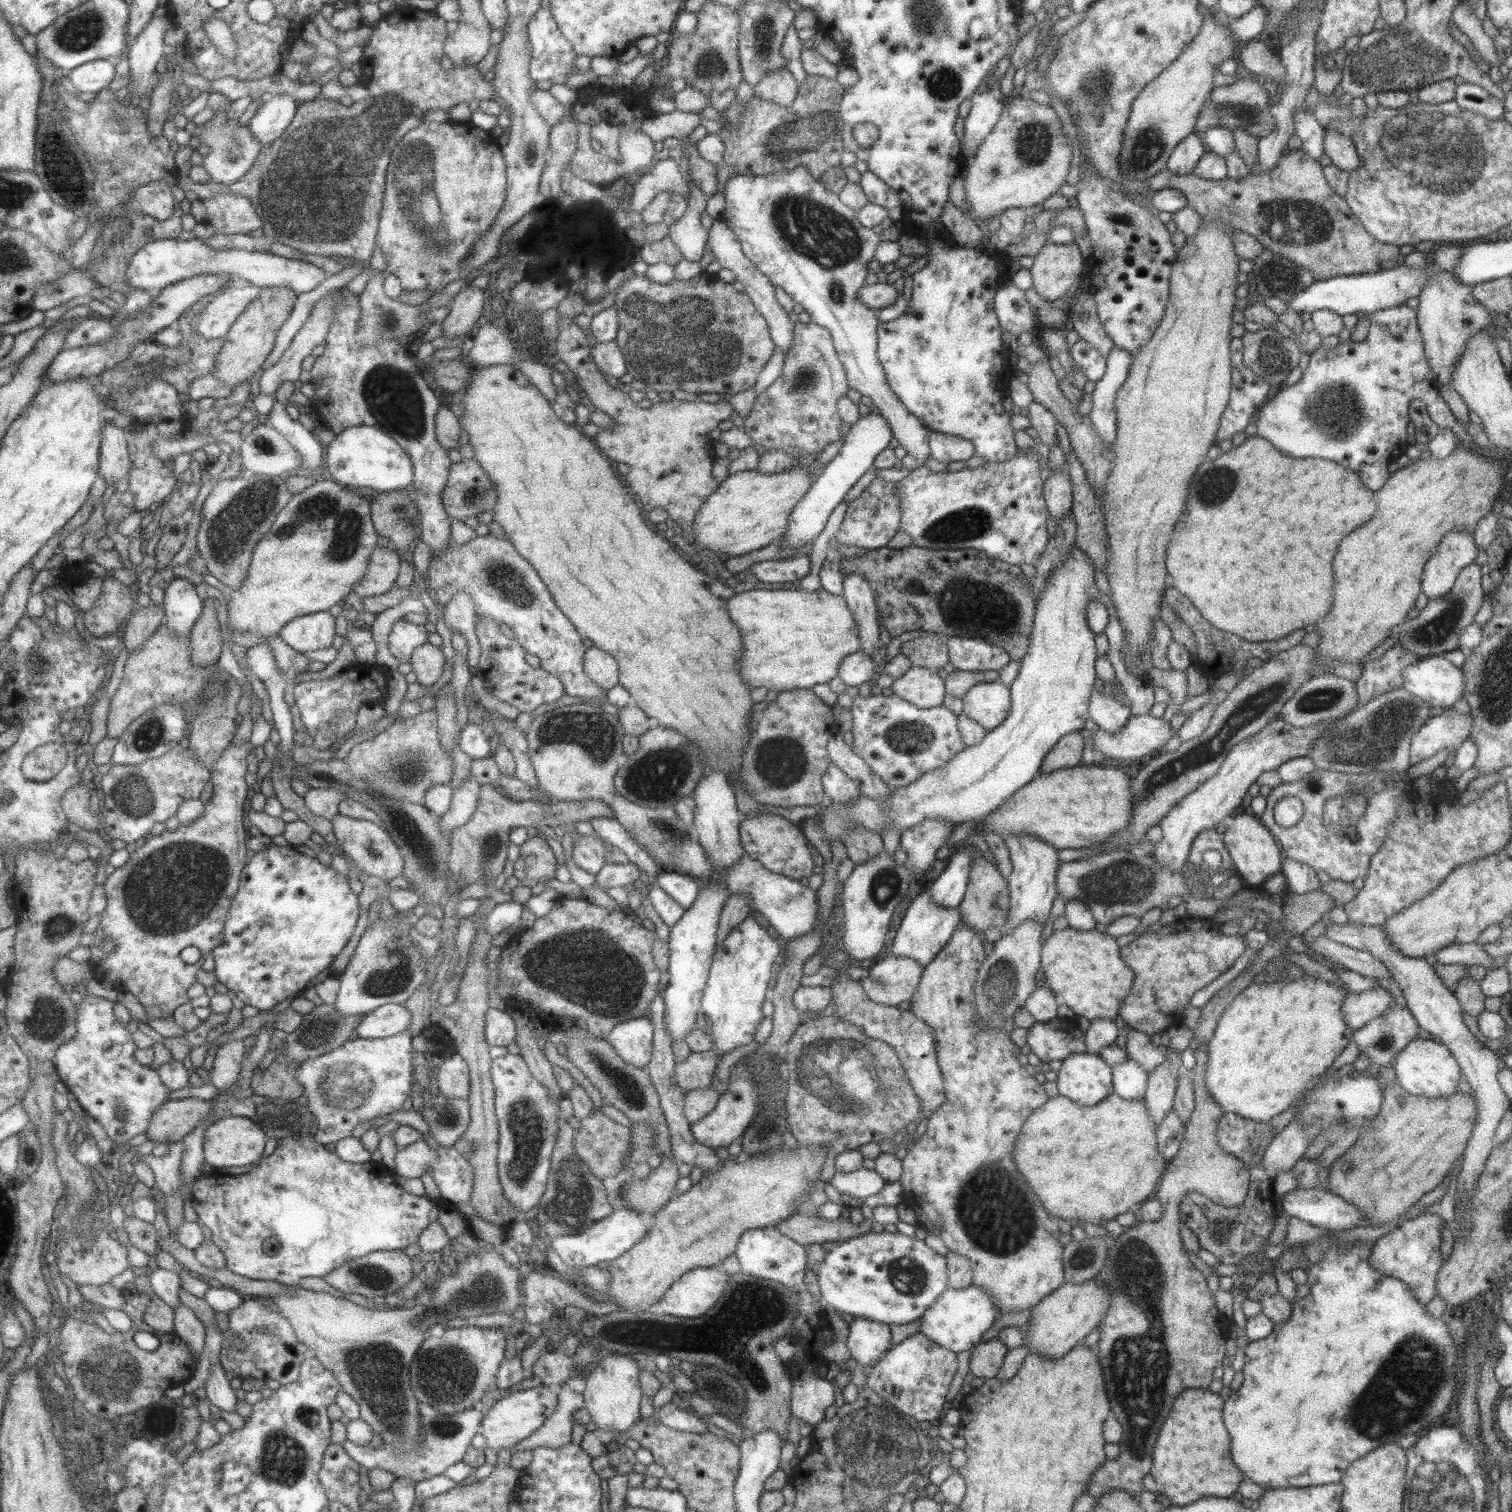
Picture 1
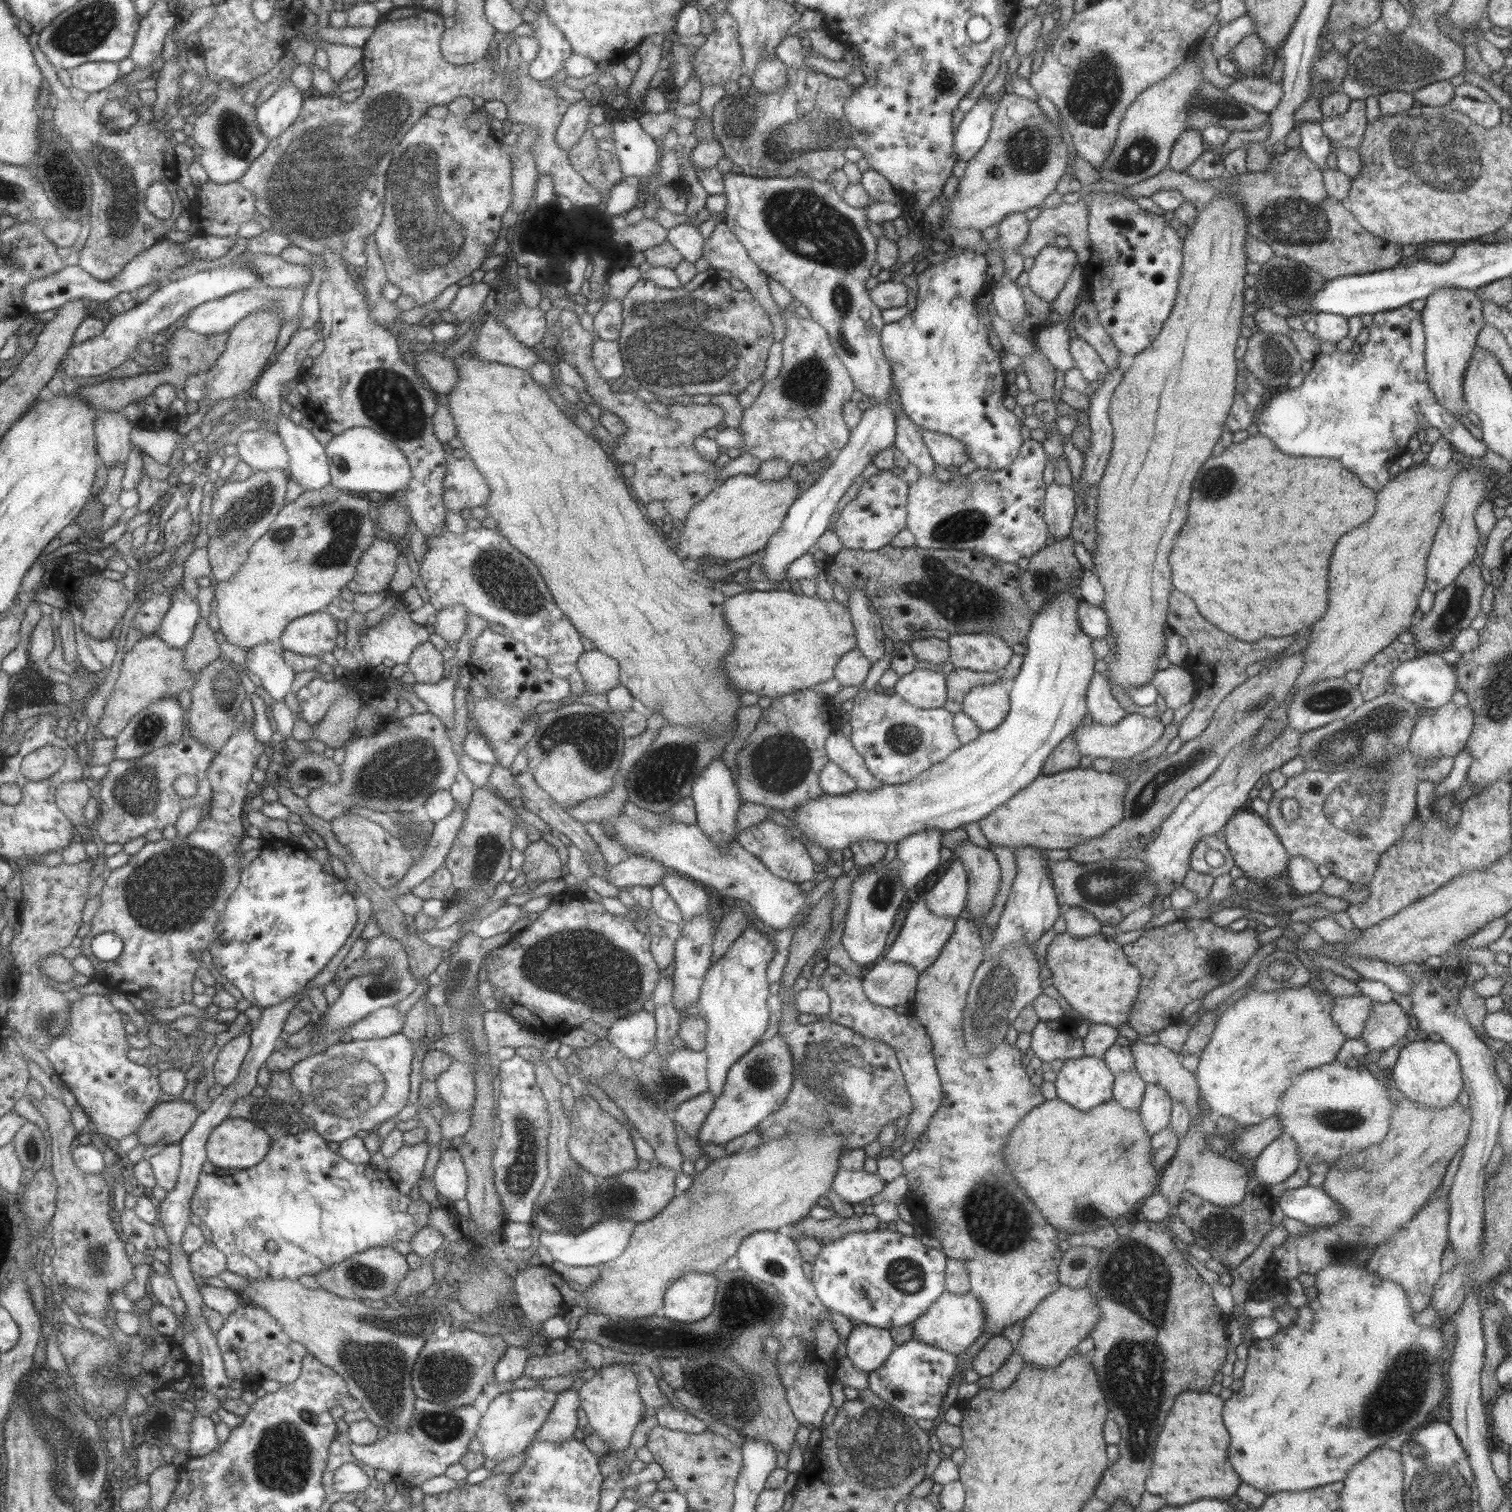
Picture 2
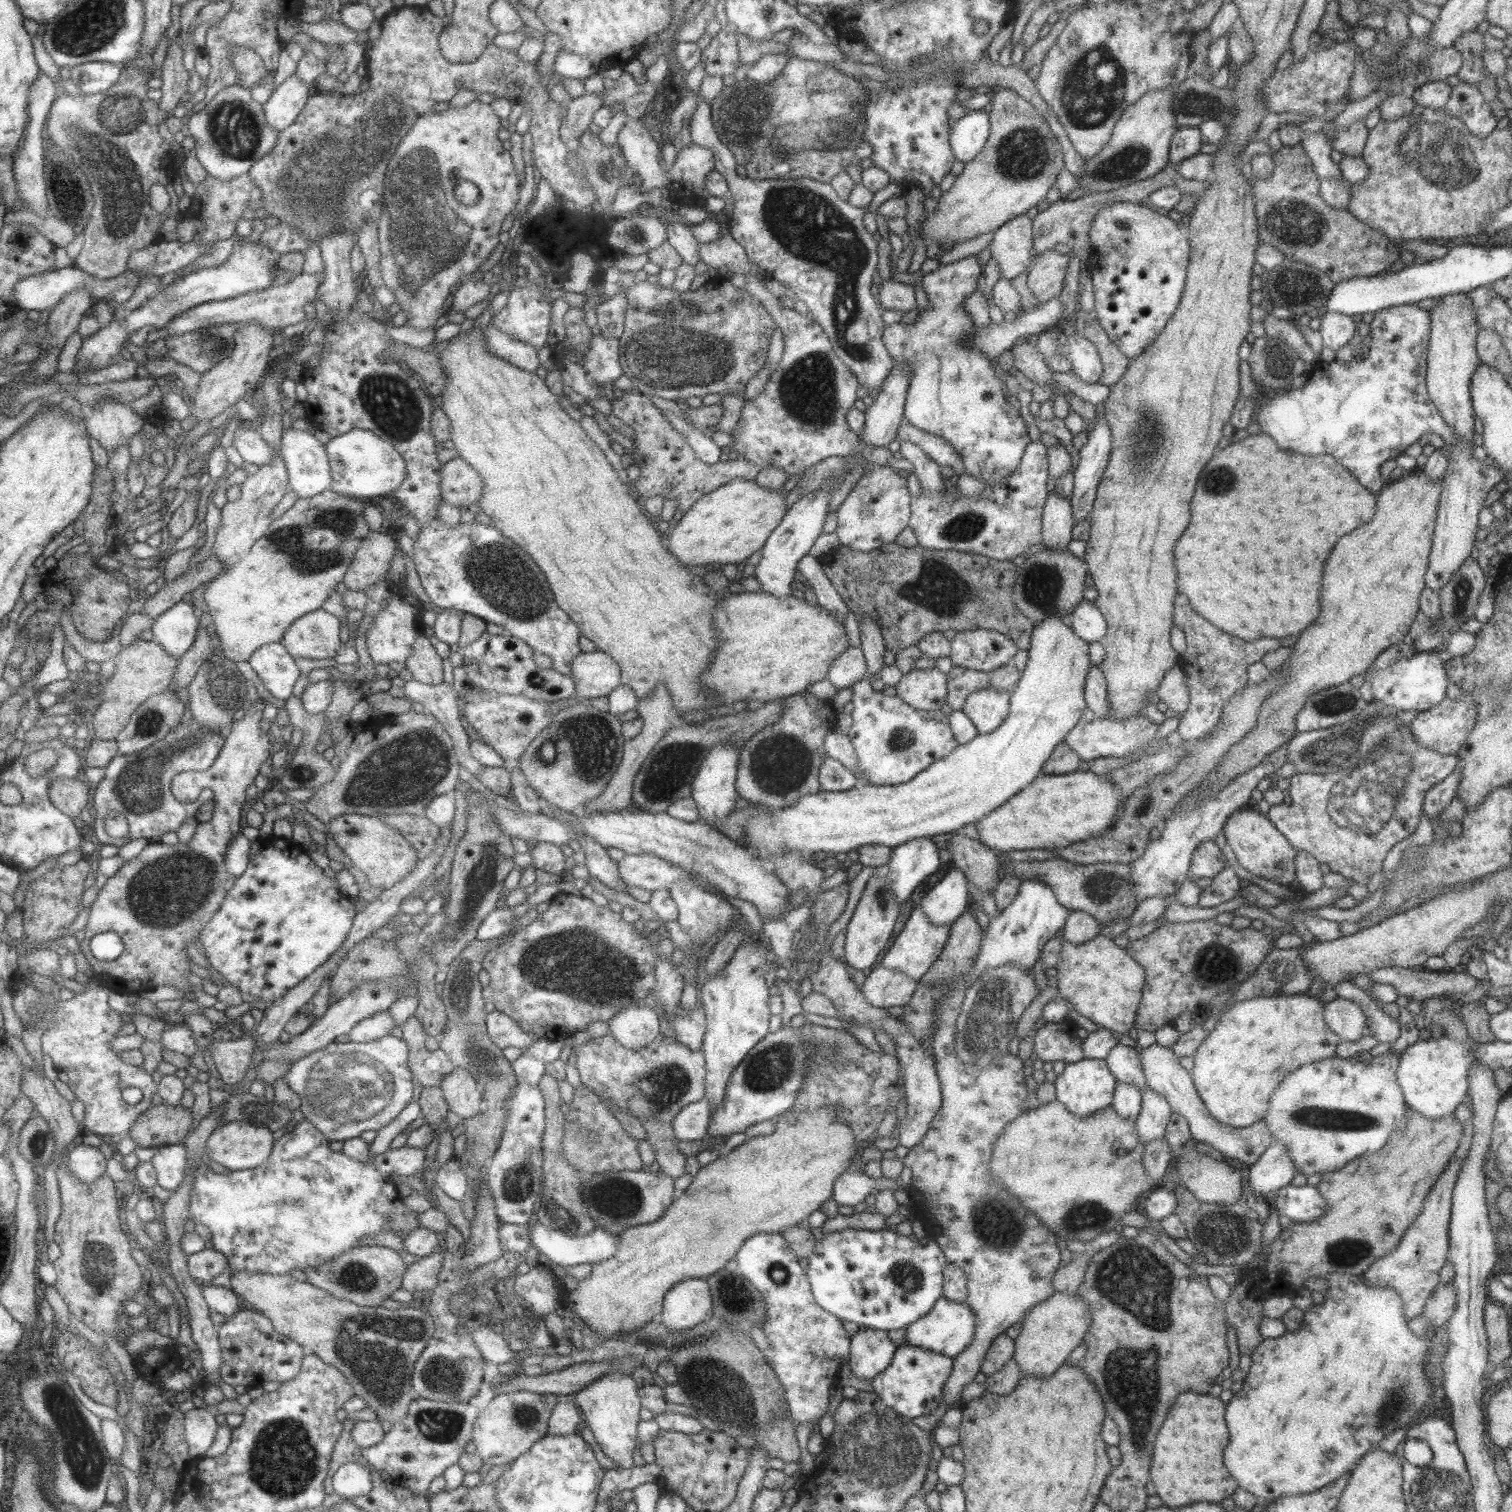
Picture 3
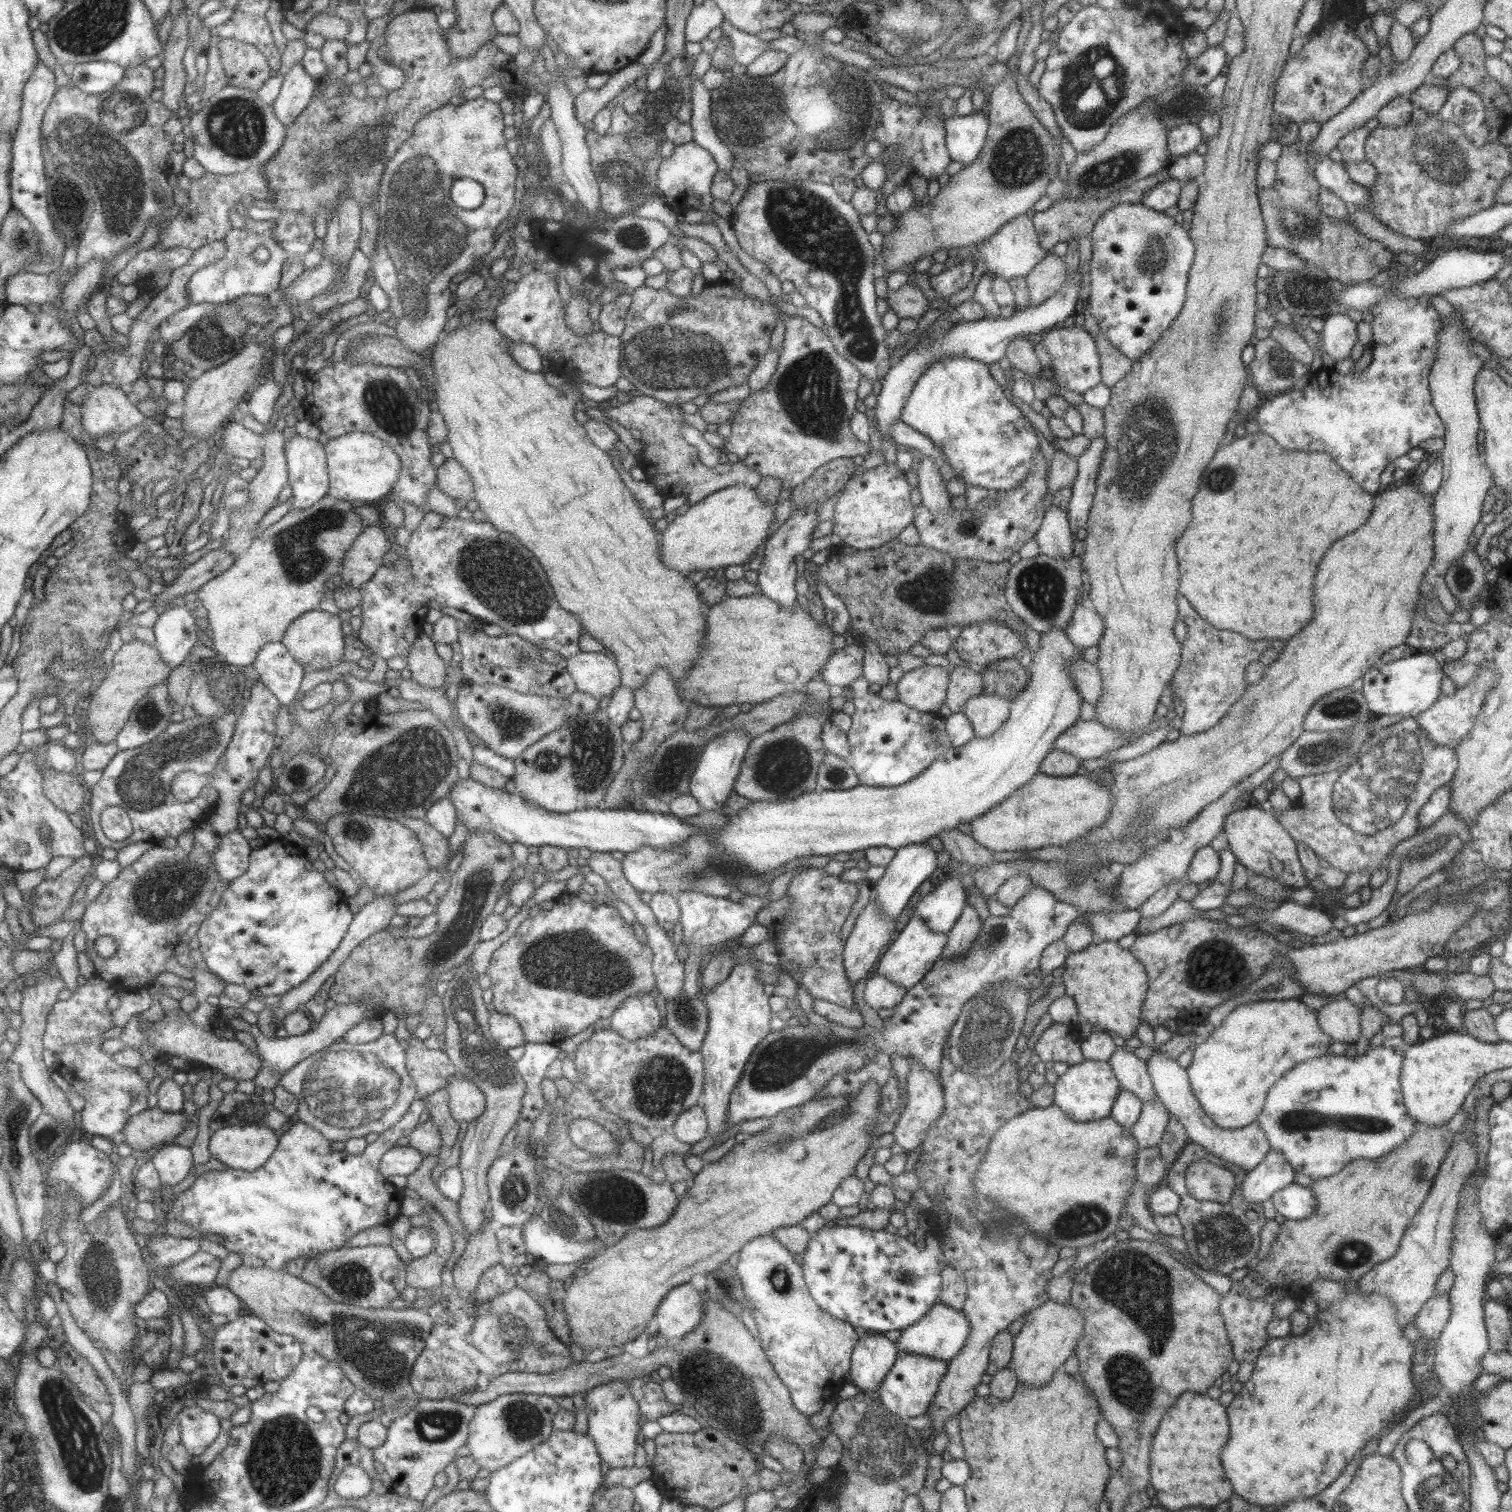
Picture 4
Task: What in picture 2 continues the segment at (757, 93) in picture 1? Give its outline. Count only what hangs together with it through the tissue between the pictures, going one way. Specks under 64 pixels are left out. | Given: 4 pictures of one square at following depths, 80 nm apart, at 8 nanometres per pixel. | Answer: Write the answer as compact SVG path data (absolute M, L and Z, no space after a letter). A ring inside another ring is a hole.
M778 58L762 60L751 77L752 89L760 94L782 90L787 83L787 67Z

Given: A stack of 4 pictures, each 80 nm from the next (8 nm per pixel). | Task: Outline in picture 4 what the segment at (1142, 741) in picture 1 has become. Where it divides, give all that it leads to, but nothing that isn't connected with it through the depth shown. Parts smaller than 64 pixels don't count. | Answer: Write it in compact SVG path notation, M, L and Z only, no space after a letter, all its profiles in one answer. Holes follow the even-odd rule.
M1078 718L1053 743L1055 750L1075 756L1079 762L1105 757L1107 753L1127 745L1133 737L1124 737L1121 731L1103 726L1095 718L1083 720Z

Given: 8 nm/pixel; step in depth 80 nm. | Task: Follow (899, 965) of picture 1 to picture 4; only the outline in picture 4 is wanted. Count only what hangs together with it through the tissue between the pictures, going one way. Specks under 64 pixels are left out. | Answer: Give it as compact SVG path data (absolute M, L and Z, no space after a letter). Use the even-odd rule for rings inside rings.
M874 973L868 978L864 987L864 1001L872 1008L895 1008L905 996L906 988L889 980L886 976Z

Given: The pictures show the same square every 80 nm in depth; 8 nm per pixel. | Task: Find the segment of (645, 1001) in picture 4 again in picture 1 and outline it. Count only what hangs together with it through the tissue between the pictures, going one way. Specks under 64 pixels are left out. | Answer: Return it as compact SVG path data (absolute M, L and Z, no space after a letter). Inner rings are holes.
M644 1015L613 1026L604 1039L618 1053L619 1058L643 1069L651 1058L652 1037L652 1022Z

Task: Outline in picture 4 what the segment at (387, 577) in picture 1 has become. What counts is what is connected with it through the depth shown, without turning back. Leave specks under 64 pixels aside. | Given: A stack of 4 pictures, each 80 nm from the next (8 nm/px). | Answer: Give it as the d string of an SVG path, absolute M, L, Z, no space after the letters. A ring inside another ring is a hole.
M383 525L365 527L341 559L341 584L356 589L365 584L382 565L390 543L383 532Z

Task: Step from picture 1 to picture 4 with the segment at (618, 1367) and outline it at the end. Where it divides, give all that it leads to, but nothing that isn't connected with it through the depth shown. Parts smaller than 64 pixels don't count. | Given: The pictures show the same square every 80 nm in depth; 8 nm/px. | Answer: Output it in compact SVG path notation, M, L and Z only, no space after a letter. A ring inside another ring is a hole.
M611 1380L607 1384L599 1384L583 1393L584 1411L587 1416L587 1434L596 1446L598 1455L610 1468L632 1467L634 1450L637 1445L638 1404L630 1393L627 1381Z

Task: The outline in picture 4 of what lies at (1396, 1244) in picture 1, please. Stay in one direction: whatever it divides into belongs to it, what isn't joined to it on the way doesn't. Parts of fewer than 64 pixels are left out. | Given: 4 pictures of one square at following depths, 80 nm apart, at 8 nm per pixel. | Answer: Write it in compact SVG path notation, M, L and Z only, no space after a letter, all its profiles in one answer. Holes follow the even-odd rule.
M1464 1128L1454 1134L1453 1144L1441 1161L1433 1184L1423 1199L1419 1210L1405 1227L1398 1250L1389 1258L1375 1264L1369 1272L1362 1274L1355 1282L1361 1294L1379 1294L1395 1305L1396 1321L1399 1326L1413 1323L1416 1314L1431 1296L1435 1294L1435 1283L1445 1268L1449 1268L1453 1224L1458 1192L1477 1166L1475 1143L1469 1145Z

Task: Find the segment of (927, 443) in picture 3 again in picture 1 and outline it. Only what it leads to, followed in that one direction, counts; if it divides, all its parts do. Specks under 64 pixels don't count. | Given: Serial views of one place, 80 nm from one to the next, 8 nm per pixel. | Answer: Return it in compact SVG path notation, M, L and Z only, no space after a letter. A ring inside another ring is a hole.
M930 431L928 447L932 458L943 463L966 461L974 455L974 446L971 441L937 431Z

